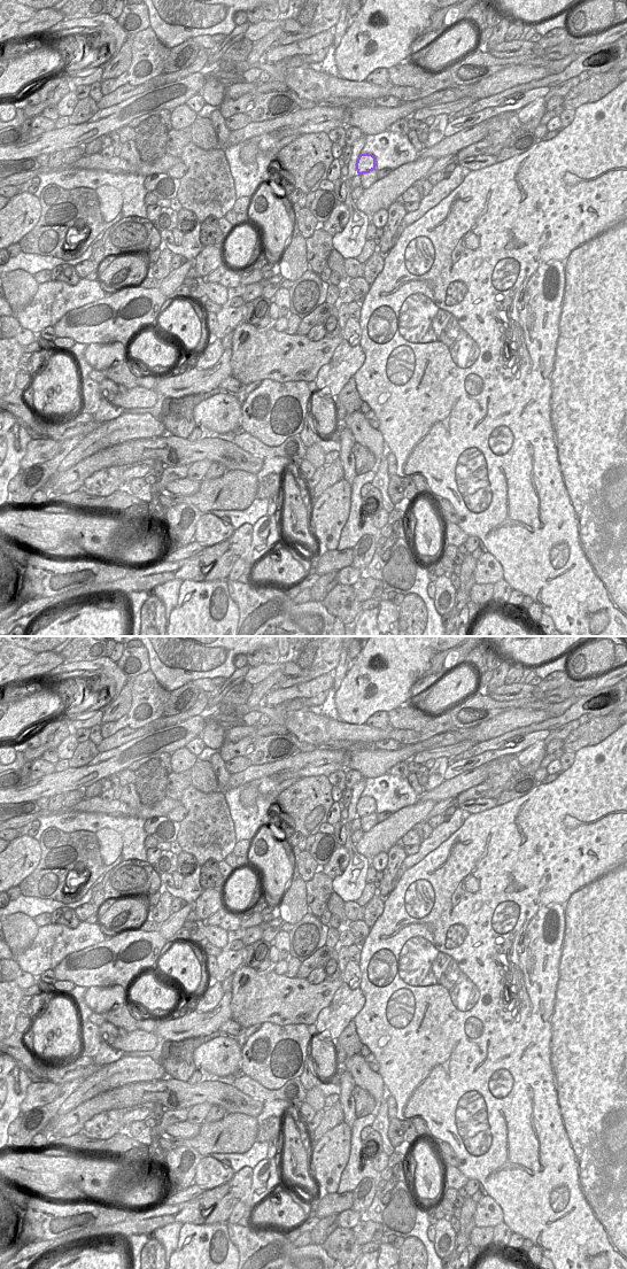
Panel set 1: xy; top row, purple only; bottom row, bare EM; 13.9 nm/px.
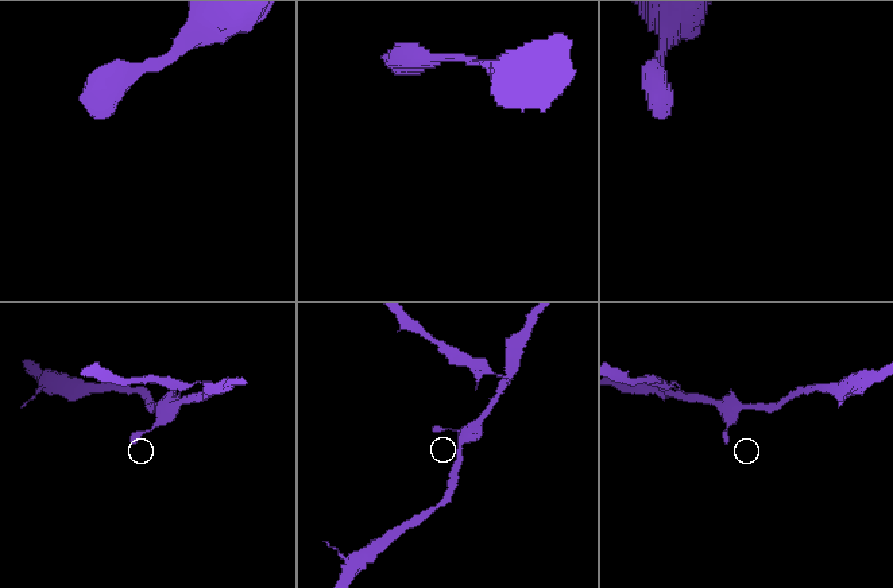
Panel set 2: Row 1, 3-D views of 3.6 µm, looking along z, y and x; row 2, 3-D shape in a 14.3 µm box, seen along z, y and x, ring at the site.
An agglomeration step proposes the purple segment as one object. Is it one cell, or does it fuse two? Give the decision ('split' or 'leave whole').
leave whole

